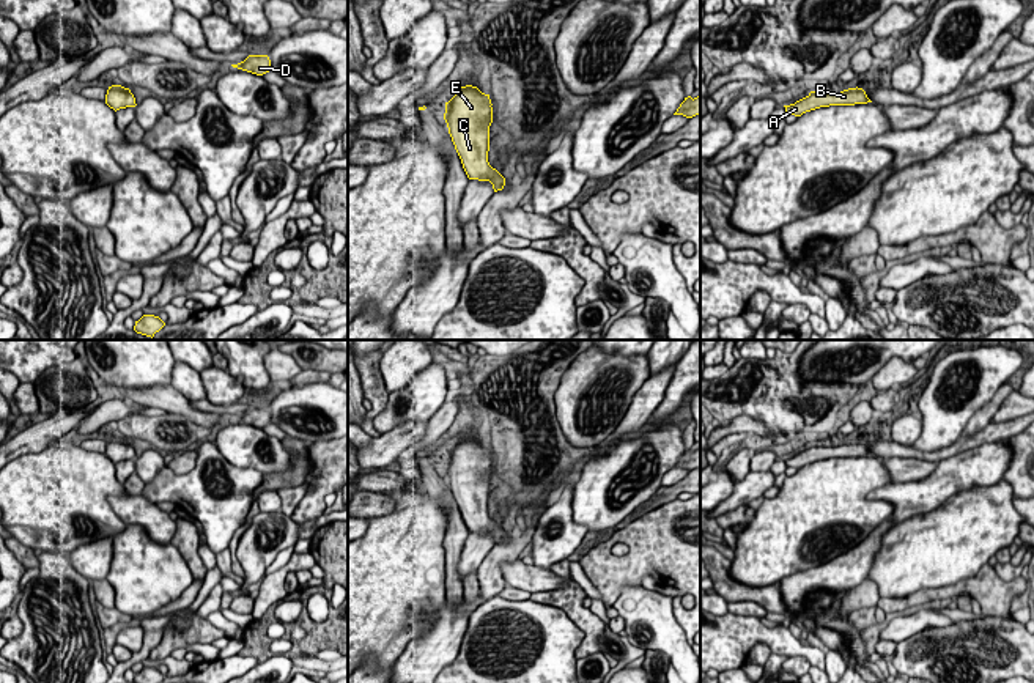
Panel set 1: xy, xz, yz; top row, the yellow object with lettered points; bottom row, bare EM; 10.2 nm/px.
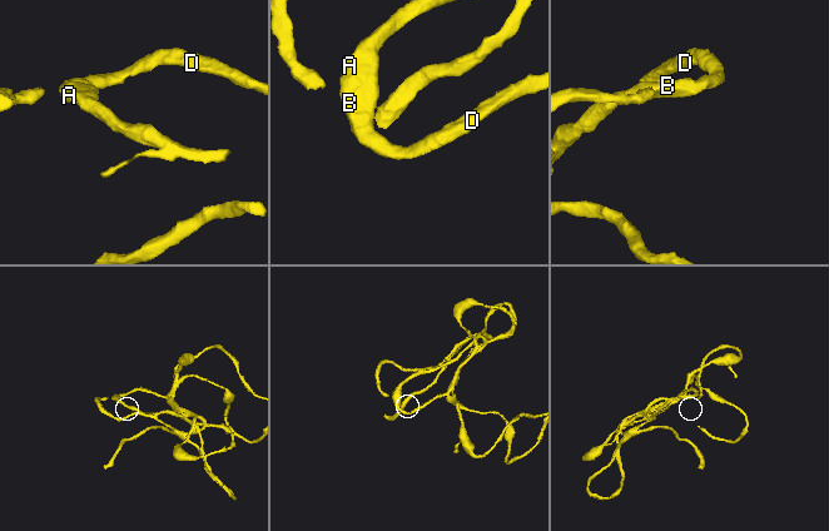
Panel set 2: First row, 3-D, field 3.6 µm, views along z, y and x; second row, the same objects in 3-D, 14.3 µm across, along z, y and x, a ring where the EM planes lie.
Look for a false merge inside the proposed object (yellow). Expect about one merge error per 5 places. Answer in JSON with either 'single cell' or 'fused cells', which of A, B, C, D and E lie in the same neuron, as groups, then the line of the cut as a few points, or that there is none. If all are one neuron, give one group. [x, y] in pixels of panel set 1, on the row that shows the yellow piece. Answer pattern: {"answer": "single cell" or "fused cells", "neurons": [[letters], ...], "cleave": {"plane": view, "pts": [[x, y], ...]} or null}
{"answer": "single cell", "neurons": [["A", "B", "C", "D", "E"]], "cleave": null}

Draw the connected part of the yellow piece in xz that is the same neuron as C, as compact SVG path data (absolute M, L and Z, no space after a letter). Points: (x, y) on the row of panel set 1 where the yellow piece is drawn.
M460 87L445 102L444 120L467 178L489 181L497 192L504 189L505 178L488 162L491 105L489 94L477 87Z

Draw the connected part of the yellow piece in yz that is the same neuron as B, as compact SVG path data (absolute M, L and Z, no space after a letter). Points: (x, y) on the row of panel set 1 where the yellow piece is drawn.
M848 88L837 94L825 91L811 91L795 104L784 105L788 115L801 116L806 112L829 105L855 105L872 102L862 88Z

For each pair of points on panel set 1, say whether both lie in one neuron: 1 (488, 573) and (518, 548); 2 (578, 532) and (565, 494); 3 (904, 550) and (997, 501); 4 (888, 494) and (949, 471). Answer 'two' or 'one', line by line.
1: one
2: one
3: one
4: one

